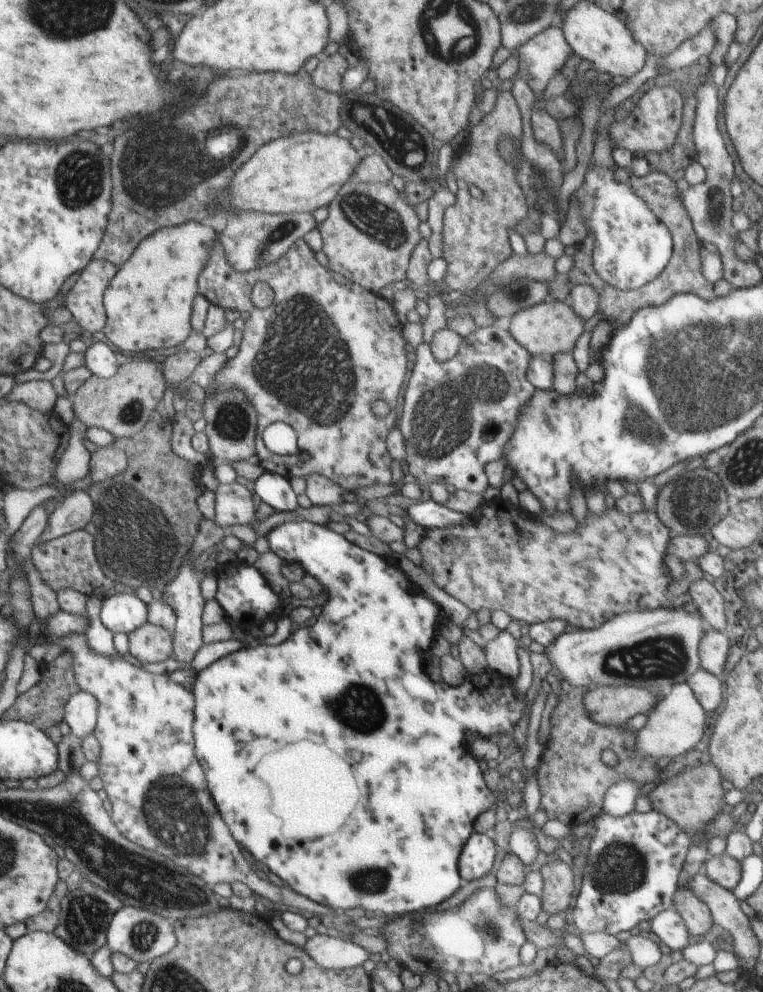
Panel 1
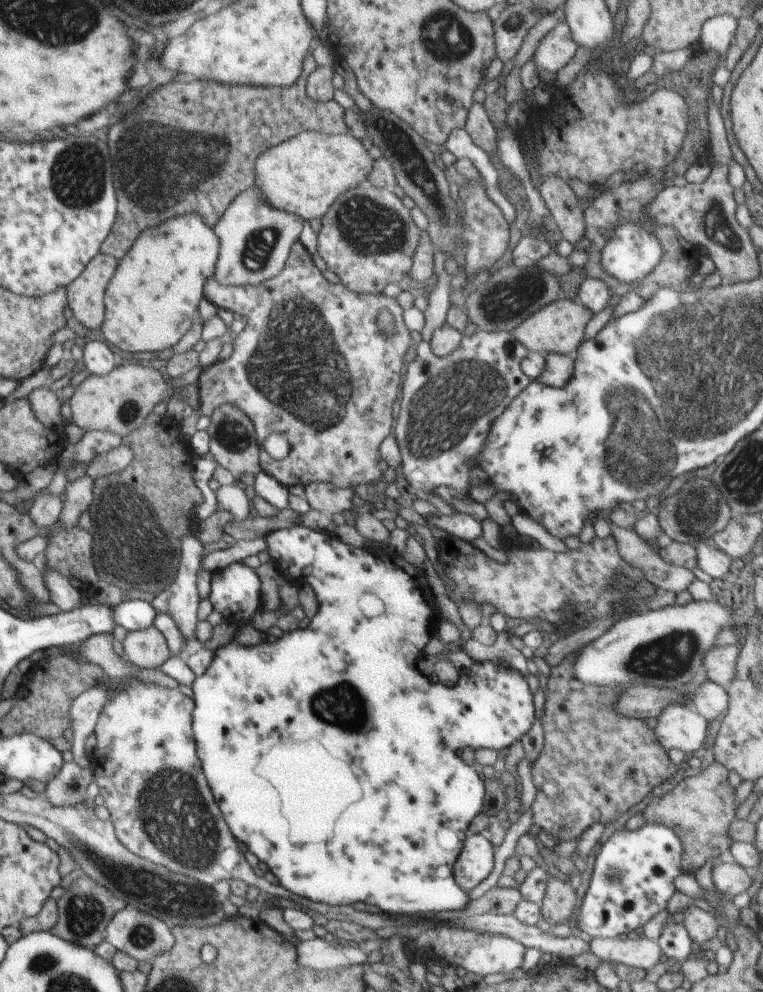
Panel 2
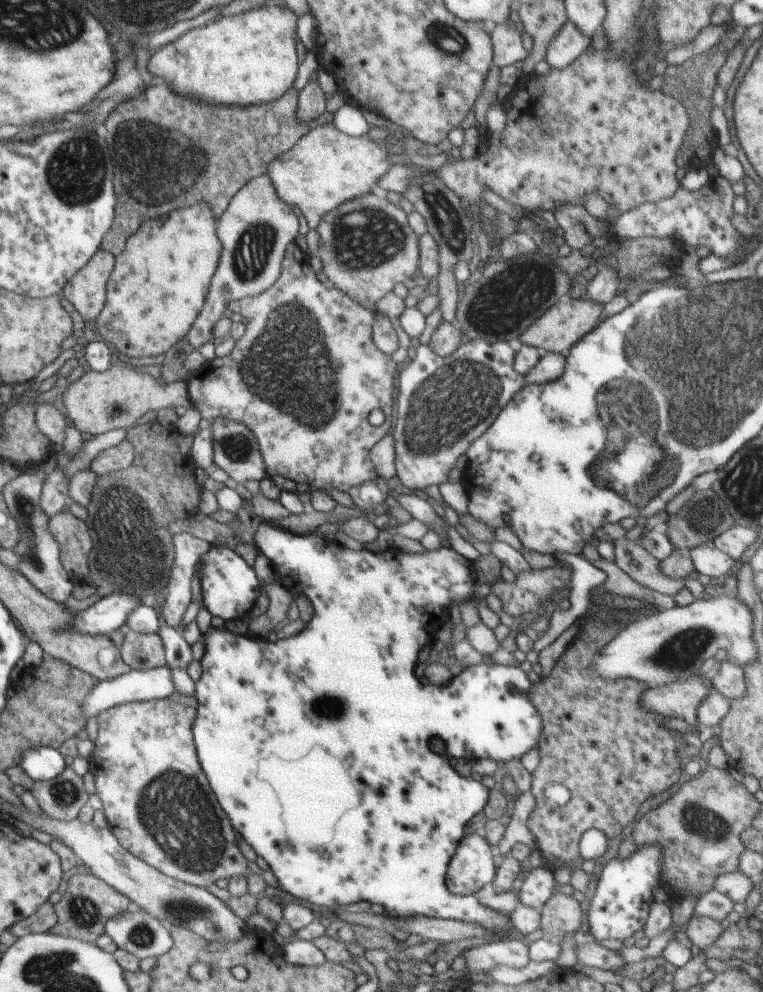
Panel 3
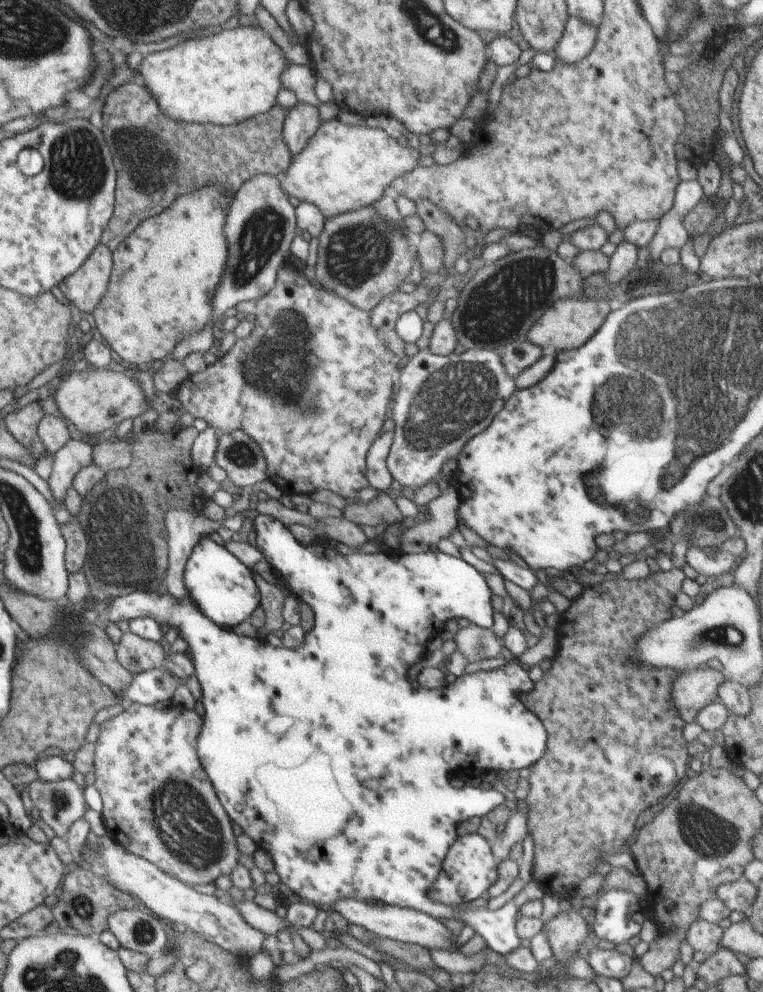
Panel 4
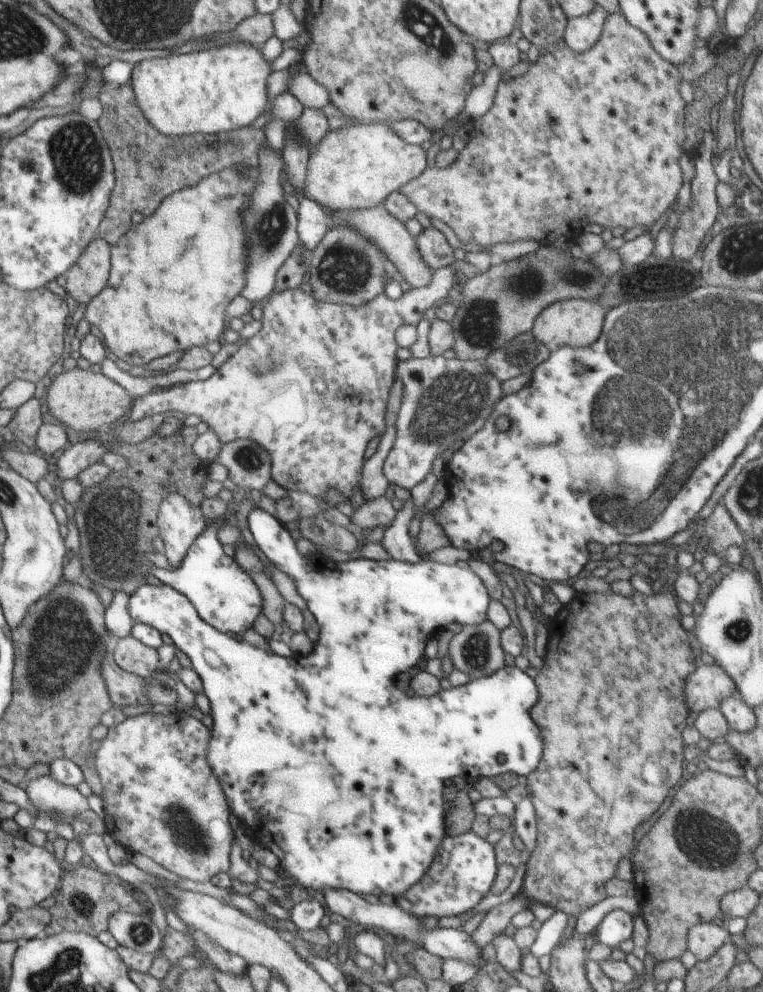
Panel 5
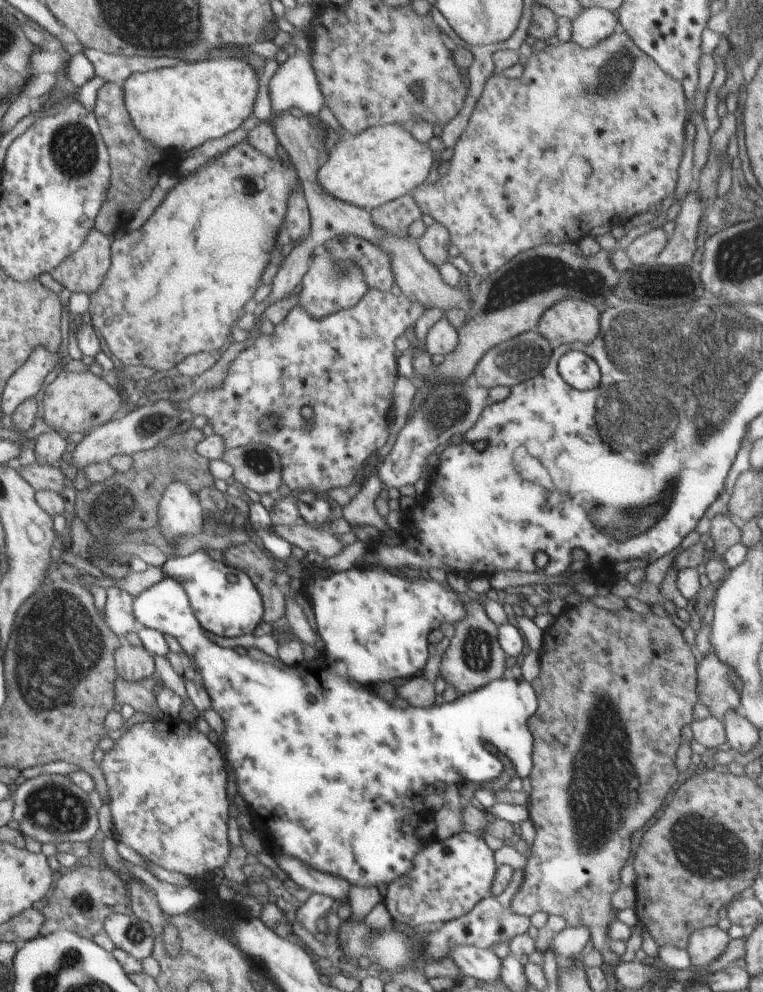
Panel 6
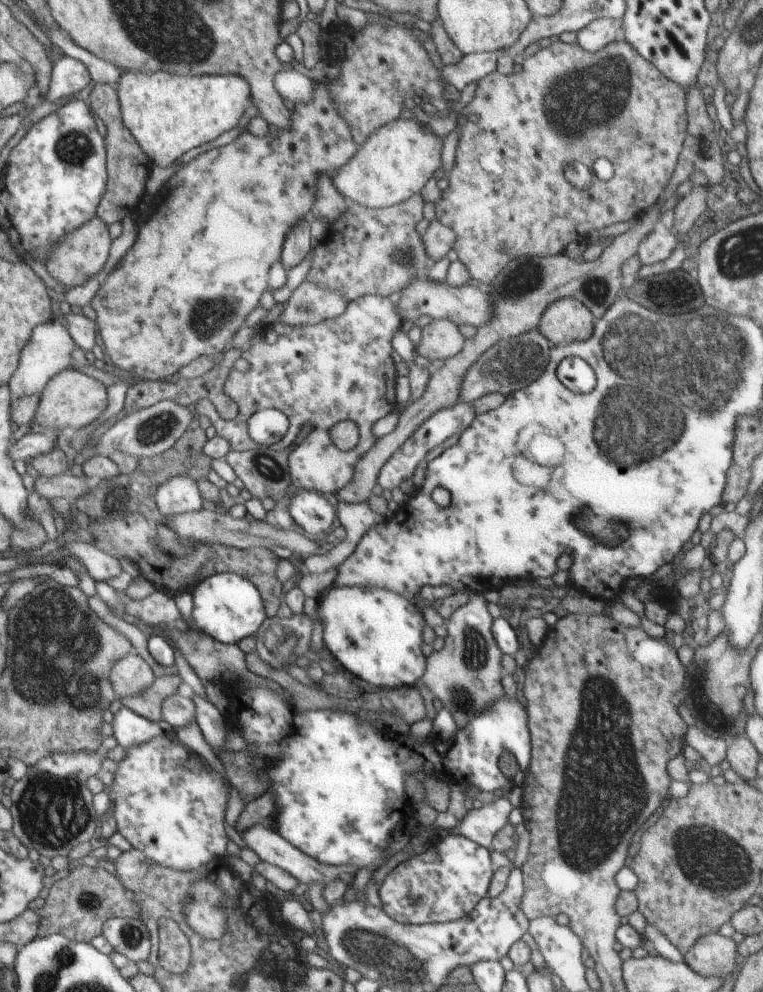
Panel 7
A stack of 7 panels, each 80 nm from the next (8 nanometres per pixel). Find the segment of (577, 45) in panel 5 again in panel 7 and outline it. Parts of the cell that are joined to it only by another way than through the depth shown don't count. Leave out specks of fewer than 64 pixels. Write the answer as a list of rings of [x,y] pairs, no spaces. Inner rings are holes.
[[[622,18],[592,21],[577,32],[577,44],[593,53],[603,50],[606,45],[621,38],[622,23]]]

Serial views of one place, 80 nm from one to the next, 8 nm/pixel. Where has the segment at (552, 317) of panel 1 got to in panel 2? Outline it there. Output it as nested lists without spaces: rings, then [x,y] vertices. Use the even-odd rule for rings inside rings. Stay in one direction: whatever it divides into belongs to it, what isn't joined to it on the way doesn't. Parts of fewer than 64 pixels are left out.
[[[561,297],[524,320],[520,326],[515,327],[512,336],[528,351],[543,354],[560,353],[574,359],[577,348],[584,340],[586,324],[592,320],[592,316],[594,313],[582,303]]]

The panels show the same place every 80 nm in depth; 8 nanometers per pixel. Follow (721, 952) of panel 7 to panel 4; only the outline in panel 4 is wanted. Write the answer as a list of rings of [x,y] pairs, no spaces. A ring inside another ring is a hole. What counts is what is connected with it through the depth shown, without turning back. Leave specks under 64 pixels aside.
[[[700,918],[689,926],[686,941],[694,951],[702,952],[709,957],[720,947],[722,937],[723,928],[718,923],[711,923]]]

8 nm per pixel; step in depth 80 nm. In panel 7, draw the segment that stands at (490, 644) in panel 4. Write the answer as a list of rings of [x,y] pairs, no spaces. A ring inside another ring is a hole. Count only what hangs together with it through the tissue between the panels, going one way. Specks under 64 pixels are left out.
[[[469,592],[469,602],[453,612],[444,647],[426,657],[424,674],[418,680],[423,682],[442,708],[452,712],[452,720],[457,727],[464,727],[474,712],[488,709],[497,700],[500,691],[503,652],[494,640],[491,629],[494,618],[483,595]]]

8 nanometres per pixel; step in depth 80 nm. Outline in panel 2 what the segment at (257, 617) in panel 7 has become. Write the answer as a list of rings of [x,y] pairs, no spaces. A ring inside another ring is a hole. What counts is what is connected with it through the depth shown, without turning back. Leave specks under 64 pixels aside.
[[[242,561],[212,572],[210,602],[231,623],[251,622],[258,612],[261,594],[256,571]]]

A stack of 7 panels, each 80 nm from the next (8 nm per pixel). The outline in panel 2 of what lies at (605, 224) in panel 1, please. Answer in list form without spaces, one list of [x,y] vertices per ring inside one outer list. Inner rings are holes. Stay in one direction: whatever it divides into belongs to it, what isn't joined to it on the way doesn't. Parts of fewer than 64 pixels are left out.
[[[636,218],[631,219],[628,224],[619,226],[614,230],[606,248],[602,251],[601,265],[606,269],[606,272],[609,272],[621,282],[631,284],[636,280],[643,280],[652,271],[660,268],[658,263],[661,262],[661,256],[666,250],[661,248],[656,236],[647,232],[646,227],[644,222],[640,222]]]

